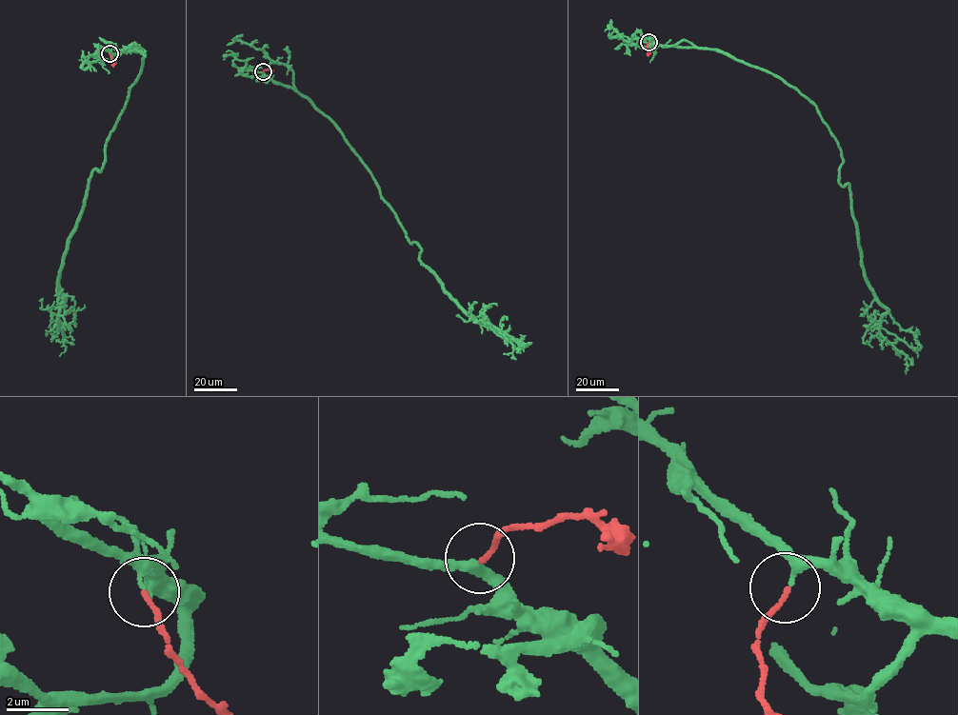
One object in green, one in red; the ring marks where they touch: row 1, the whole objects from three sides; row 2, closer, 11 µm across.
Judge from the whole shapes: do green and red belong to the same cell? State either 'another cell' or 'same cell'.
same cell

